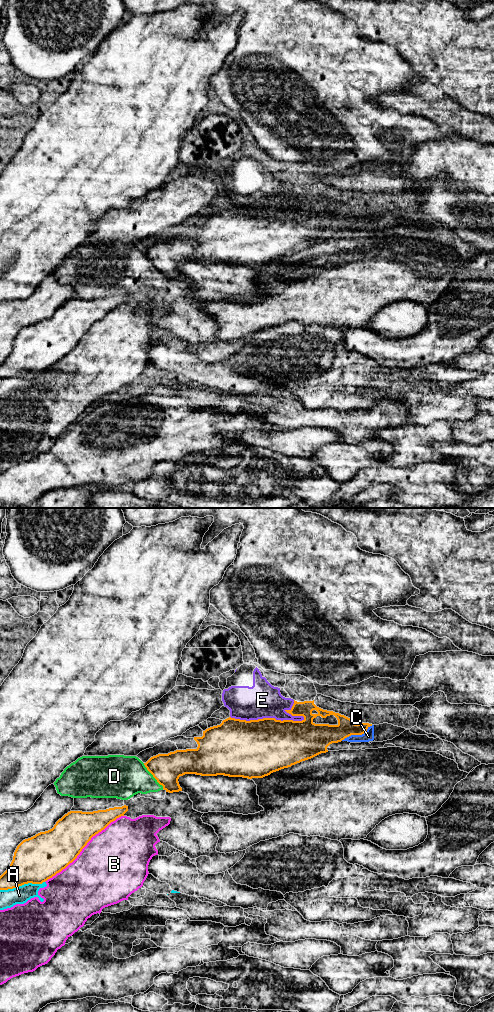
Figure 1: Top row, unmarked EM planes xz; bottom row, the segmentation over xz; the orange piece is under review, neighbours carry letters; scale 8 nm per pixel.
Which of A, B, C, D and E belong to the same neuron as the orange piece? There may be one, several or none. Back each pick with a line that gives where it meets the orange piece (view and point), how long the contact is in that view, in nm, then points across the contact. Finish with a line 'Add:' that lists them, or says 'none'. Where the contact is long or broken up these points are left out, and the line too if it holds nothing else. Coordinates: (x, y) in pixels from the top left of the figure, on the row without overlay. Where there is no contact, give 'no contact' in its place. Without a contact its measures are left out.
Add: none

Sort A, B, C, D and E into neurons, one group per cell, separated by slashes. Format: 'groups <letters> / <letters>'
groups A / B / C E / D

